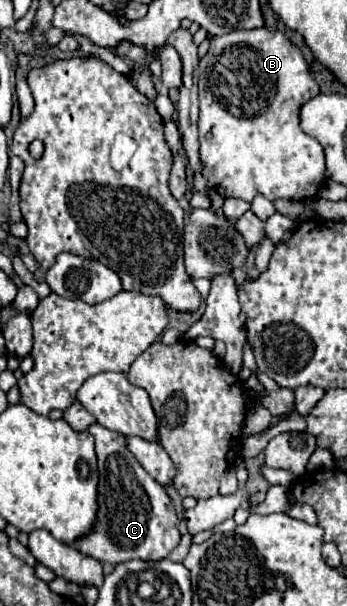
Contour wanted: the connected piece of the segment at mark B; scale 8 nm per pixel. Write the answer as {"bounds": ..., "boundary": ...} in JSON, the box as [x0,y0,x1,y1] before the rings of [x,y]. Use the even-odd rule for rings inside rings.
{"bounds":[198,27,326,203],"boundary":[[[262,27],[262,29],[232,31],[232,33],[222,35],[222,37],[212,37],[208,53],[200,59],[200,121],[198,121],[198,127],[200,127],[200,157],[202,157],[202,163],[204,163],[204,177],[208,179],[208,185],[214,191],[218,191],[224,199],[238,197],[238,199],[244,199],[248,203],[256,195],[264,195],[270,201],[276,201],[276,199],[312,201],[320,193],[320,187],[324,187],[326,161],[324,161],[322,145],[314,137],[308,137],[300,129],[300,109],[302,109],[304,101],[310,101],[316,95],[320,95],[320,87],[314,81],[314,77],[310,75],[310,67],[308,67],[308,63],[302,55],[302,51],[296,45],[292,45],[292,41],[282,31],[270,31],[270,29]]]}

